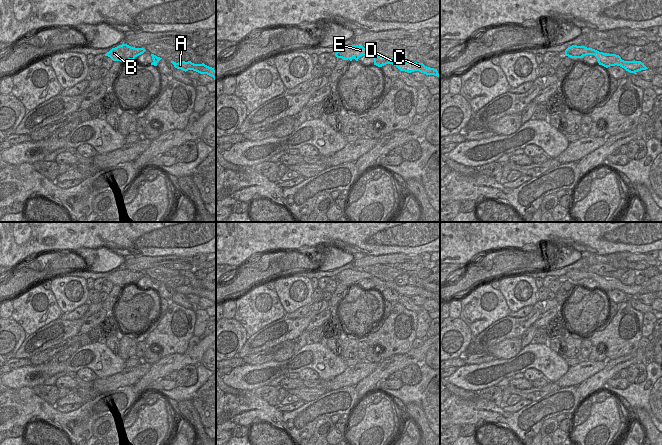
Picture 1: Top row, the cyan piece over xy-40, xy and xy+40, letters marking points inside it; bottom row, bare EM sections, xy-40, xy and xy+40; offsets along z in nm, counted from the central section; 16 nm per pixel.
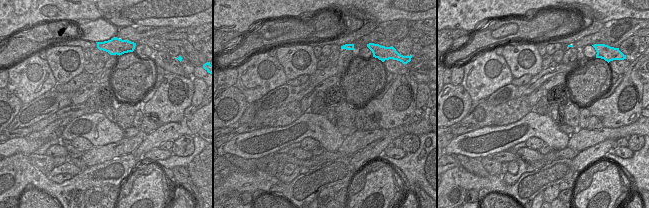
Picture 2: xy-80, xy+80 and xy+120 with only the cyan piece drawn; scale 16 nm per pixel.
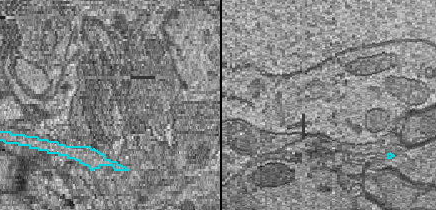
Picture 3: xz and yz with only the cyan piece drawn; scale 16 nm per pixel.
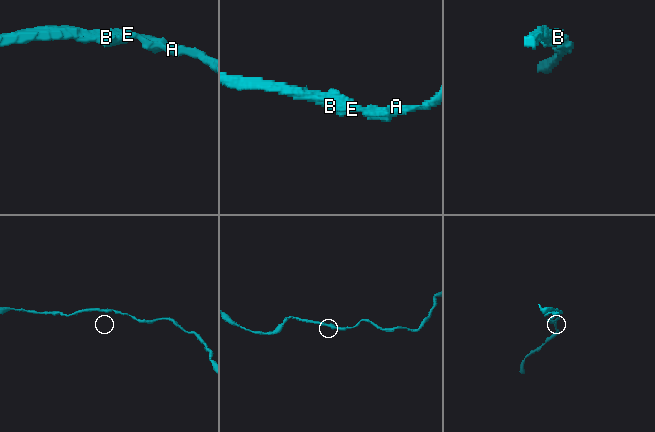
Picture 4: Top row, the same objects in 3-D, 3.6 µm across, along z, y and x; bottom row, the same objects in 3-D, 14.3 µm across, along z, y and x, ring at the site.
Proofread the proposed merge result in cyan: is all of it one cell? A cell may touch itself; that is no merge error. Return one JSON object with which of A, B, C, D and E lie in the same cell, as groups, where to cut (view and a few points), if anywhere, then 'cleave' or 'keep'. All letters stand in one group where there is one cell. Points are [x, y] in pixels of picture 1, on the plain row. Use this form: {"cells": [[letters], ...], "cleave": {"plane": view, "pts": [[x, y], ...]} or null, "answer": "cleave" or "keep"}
{"cells": [["A", "B", "C", "D", "E"]], "cleave": null, "answer": "keep"}

